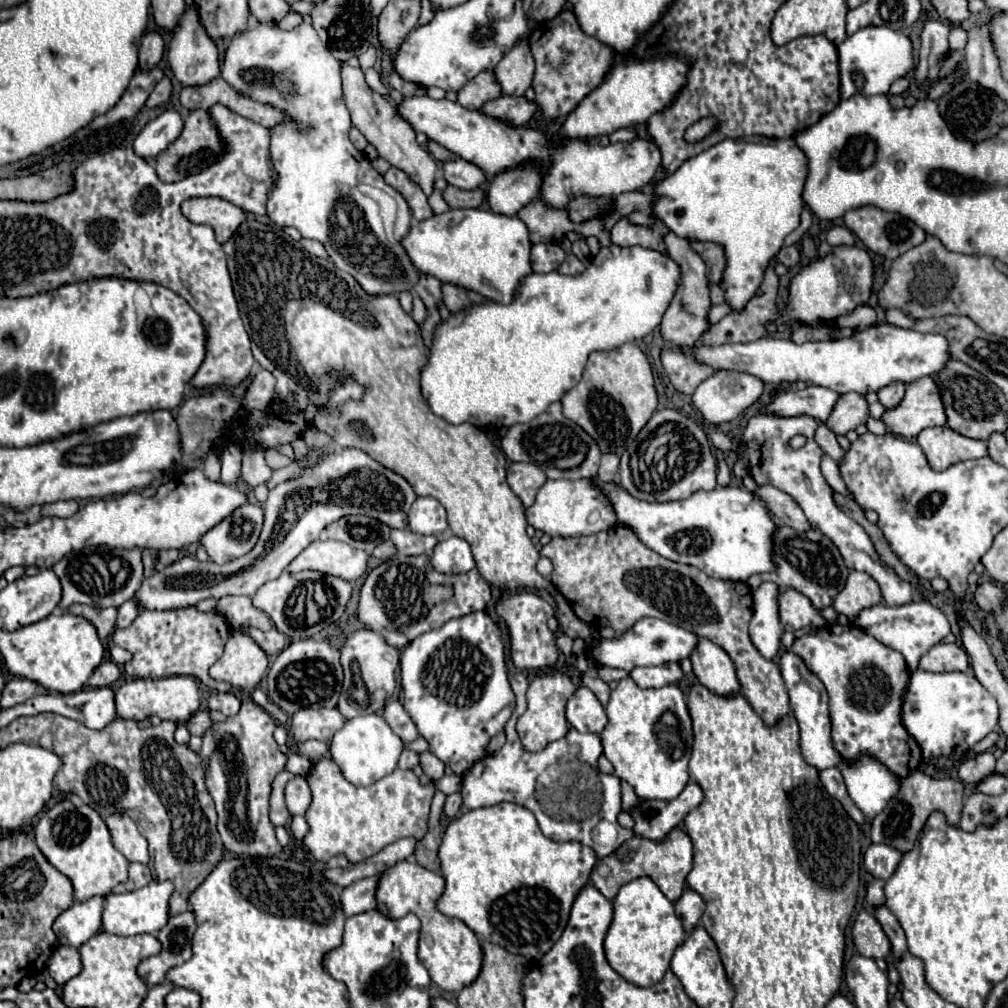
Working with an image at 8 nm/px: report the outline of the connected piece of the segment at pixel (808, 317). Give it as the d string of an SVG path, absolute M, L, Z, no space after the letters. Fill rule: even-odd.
M840 245L826 259L812 261L804 265L790 283L788 311L790 317L808 325L820 325L824 321L834 321L840 315L850 313L854 307L870 301L874 285L874 265L868 253L860 247Z

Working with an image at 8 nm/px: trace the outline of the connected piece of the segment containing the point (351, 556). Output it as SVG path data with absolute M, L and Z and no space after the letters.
M312 541L288 567L288 573L298 573L304 569L314 569L320 573L344 577L354 583L366 571L368 555L360 549L352 549L342 541Z

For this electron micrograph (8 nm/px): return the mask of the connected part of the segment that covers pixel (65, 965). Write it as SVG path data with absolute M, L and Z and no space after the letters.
M56 947L46 963L50 977L58 983L64 985L64 981L76 977L76 973L80 973L80 955L76 949L68 949L68 947Z

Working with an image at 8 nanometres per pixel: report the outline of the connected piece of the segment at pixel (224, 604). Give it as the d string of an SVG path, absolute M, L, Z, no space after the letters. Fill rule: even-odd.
M236 595L222 597L218 601L216 609L220 609L220 613L224 613L224 617L228 617L228 623L234 629L238 629L242 625L250 625L250 627L256 627L256 629L262 629L262 631L272 629L270 617L264 611L256 609L252 605L250 597L236 597Z

